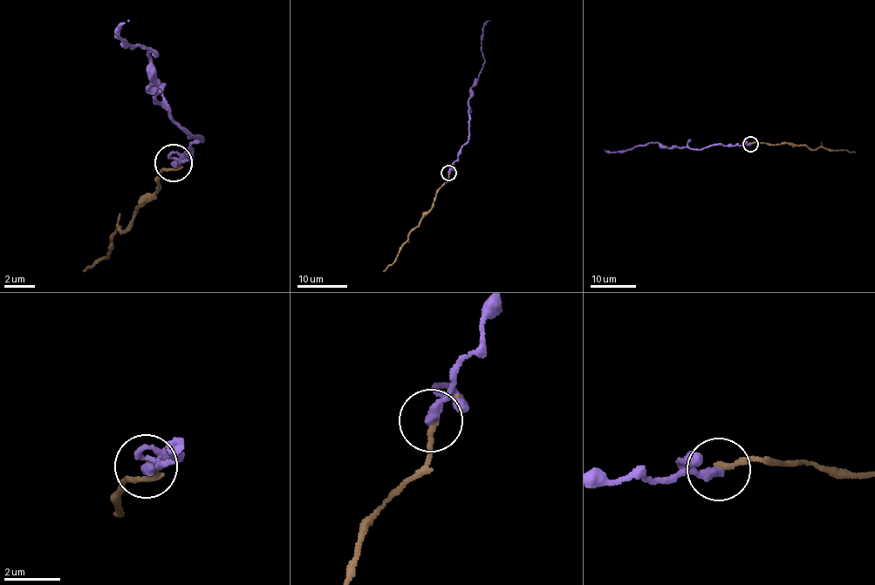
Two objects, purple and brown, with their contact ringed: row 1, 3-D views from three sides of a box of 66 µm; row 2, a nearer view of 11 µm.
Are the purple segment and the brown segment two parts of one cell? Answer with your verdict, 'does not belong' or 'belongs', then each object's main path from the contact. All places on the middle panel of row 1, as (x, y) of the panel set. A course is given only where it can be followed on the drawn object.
belongs; purple runs (448, 172), (458, 151), (467, 141), (470, 87), (478, 78), (484, 62), (482, 26), (490, 21); brown runs (448, 173), (448, 178), (440, 188), (432, 207), (410, 233), (398, 257), (384, 272)

